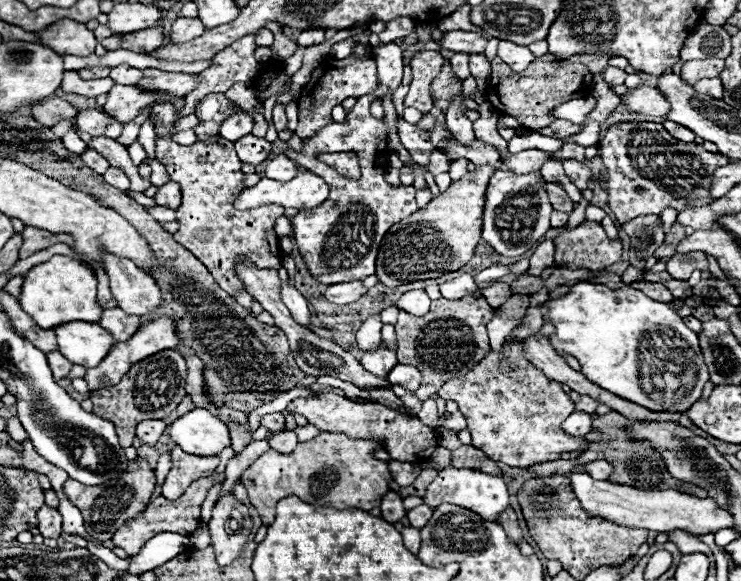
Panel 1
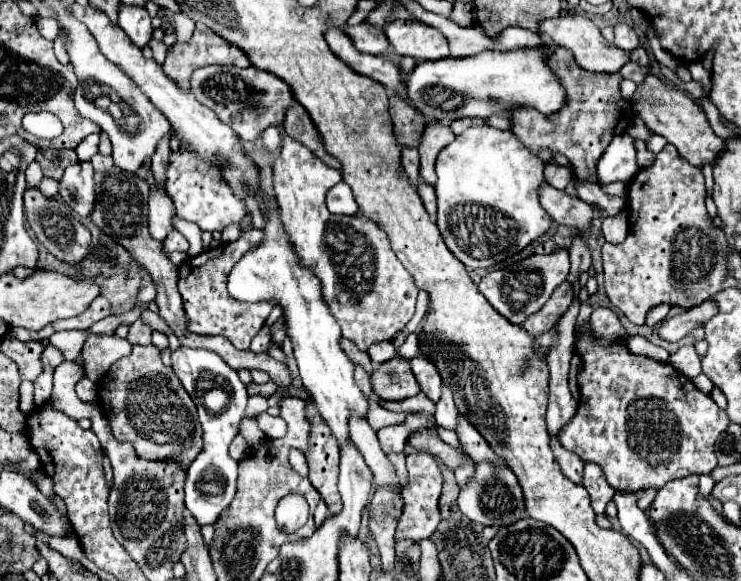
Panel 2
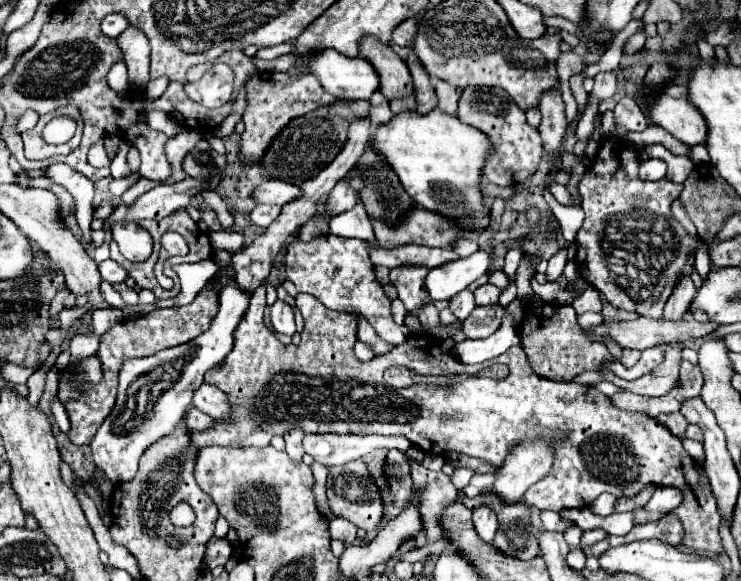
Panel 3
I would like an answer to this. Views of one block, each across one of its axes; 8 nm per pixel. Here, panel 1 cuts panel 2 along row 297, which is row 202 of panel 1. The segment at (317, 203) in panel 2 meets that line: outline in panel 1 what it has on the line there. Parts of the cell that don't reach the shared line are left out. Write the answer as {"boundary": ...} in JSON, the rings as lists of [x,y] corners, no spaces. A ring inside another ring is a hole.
{"boundary":[[[388,42],[386,46],[376,48],[374,60],[378,64],[378,78],[380,86],[366,96],[356,98],[356,104],[350,112],[346,112],[344,122],[330,122],[326,128],[320,128],[314,136],[302,140],[302,152],[286,150],[284,154],[292,158],[296,164],[312,170],[314,174],[320,174],[328,186],[330,196],[324,204],[312,208],[312,210],[300,210],[292,220],[294,240],[296,246],[310,270],[312,276],[316,276],[322,284],[332,282],[352,282],[362,280],[366,276],[372,276],[376,254],[380,240],[384,234],[400,222],[400,218],[406,218],[408,214],[416,212],[416,188],[414,186],[390,186],[384,178],[384,172],[388,168],[388,156],[386,156],[386,126],[382,120],[372,118],[370,114],[370,102],[376,98],[382,98],[388,90],[394,92],[402,82],[402,50],[396,42]],[[316,152],[356,152],[362,166],[360,180],[350,180],[340,174],[336,174],[328,164],[316,160]]]}

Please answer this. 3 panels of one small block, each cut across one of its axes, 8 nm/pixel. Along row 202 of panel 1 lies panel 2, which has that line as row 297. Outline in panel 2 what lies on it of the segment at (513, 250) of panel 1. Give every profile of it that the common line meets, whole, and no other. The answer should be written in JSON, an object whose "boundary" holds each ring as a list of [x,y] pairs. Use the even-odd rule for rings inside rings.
{"boundary":[[[560,248],[556,254],[550,254],[550,256],[534,254],[518,264],[512,264],[506,270],[494,270],[486,274],[480,280],[478,288],[500,316],[508,318],[508,322],[512,324],[522,326],[528,316],[538,312],[548,302],[548,298],[560,286],[560,282],[566,280],[568,266],[570,266],[570,258],[568,258],[566,248]]]}

